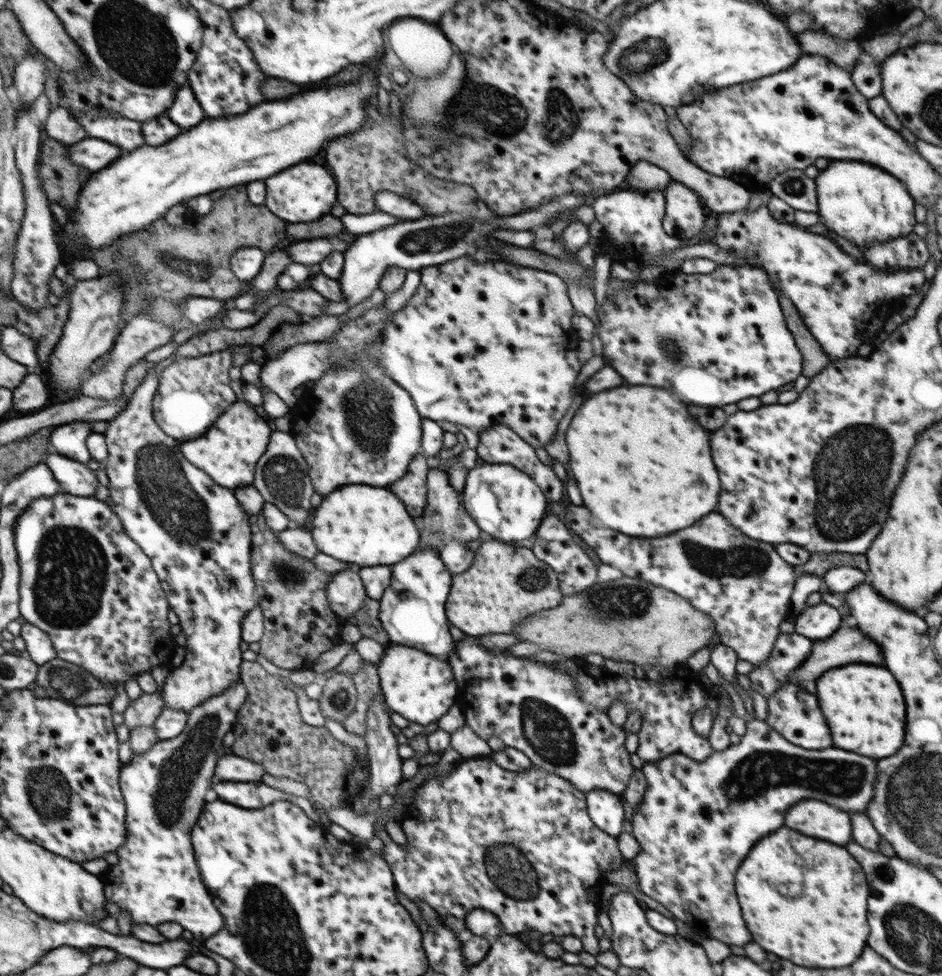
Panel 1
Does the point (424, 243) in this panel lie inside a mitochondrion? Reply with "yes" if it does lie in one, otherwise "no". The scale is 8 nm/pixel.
yes

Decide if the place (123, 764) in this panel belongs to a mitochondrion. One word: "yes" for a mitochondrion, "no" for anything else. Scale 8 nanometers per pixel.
no

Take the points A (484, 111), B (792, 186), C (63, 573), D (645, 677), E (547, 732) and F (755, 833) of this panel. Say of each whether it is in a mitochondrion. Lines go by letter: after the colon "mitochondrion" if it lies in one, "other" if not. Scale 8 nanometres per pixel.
A: mitochondrion
B: mitochondrion
C: mitochondrion
D: other
E: mitochondrion
F: other

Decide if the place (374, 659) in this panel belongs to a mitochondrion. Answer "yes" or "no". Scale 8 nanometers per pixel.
no

